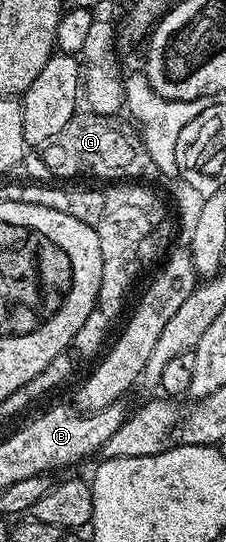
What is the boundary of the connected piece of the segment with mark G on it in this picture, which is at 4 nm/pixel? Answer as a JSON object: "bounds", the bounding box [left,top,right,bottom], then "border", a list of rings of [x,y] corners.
{"bounds":[39,114,150,182],"border":[[[78,114],[39,149],[45,168],[53,176],[69,180],[72,176],[94,176],[105,182],[133,182],[145,172],[150,163],[149,153],[142,144],[140,135],[132,127],[124,128],[120,119],[111,116]]]}

